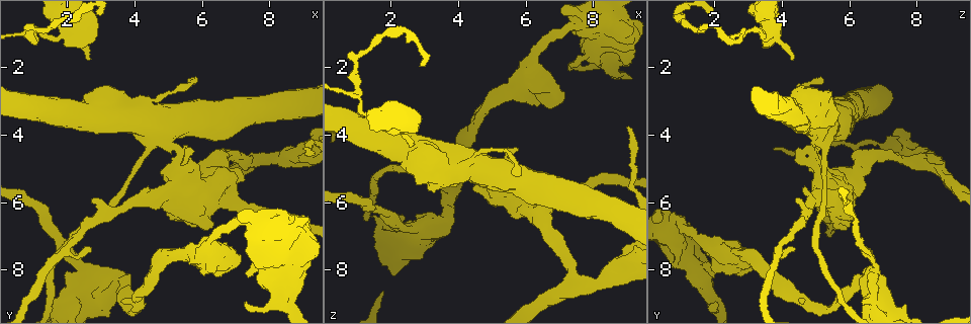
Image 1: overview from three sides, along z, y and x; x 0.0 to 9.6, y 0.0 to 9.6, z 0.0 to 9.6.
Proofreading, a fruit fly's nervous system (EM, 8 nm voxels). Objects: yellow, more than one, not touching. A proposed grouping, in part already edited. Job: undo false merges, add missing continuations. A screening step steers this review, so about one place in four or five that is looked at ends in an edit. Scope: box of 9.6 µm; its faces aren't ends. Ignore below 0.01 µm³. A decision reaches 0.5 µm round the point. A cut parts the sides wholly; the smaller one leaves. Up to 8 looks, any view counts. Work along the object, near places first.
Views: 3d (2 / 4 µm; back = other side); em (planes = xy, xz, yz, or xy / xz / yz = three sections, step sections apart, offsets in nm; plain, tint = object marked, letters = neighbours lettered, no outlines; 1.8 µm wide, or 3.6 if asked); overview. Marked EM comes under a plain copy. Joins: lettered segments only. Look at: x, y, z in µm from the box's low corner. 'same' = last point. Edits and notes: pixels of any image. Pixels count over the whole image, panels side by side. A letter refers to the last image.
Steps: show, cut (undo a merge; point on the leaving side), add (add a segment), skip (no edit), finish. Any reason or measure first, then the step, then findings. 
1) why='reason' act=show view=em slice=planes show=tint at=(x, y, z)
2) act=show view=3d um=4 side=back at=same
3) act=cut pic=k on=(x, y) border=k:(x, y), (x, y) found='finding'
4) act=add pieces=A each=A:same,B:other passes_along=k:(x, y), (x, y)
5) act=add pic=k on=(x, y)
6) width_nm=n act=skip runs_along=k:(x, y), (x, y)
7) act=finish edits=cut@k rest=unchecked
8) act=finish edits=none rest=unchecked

why='thick turns thin' act=show view=em um=3.6 slice=xz step=8 show=letters at=(4.45, 3.05, 4.60)

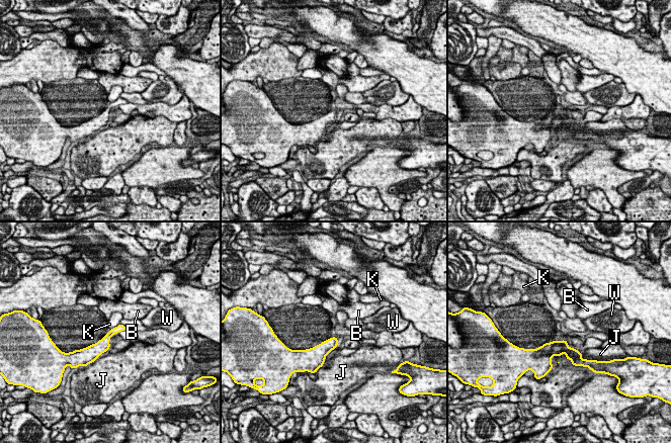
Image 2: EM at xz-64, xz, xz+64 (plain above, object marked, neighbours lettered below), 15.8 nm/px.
longest_contact=J:220nm act=cut pic=2 on=(560, 348) each=B:other,J:other,K:other,W:other part_leaving=2:(539, 353), (568, 350), (579, 356) found='a second cell is stuck on'

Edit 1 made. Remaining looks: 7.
act=show view=overview

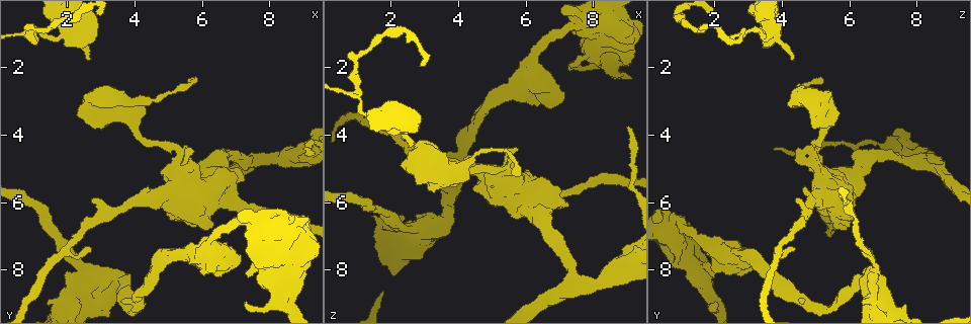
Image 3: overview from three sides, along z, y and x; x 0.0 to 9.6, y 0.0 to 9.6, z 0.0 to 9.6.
why='thick turns thin' act=show view=3d um=4 at=(5.55, 7.55, 2.85)

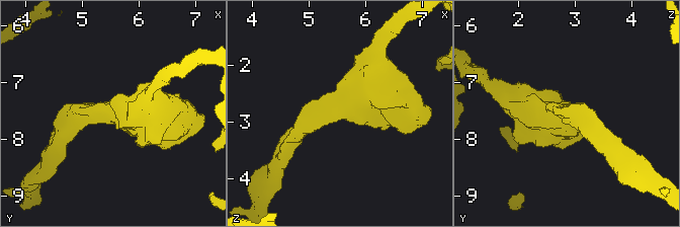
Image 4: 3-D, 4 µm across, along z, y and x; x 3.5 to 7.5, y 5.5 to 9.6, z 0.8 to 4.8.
arm_widths_nm=300,600 act=show view=em um=3.6 slice=planes show=letters at=(5.60, 7.55, 2.80)

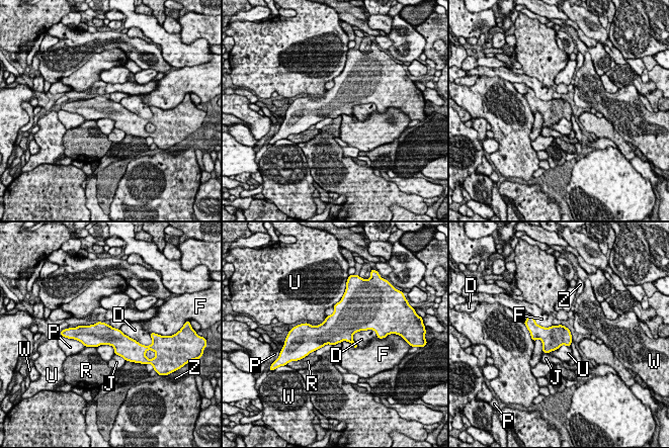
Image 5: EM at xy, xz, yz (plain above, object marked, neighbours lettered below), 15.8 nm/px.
longest_contact=F:480nm act=skip each=D:other,F:other,J:other,P:other,R:other,U:other,W:other,Z:other border=5:(532, 316), (545, 327), (561, 325) found='one cell here'

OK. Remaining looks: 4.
why='branch stops here' act=show view=3d um=4 at=(3.65, 9.00, 4.65)

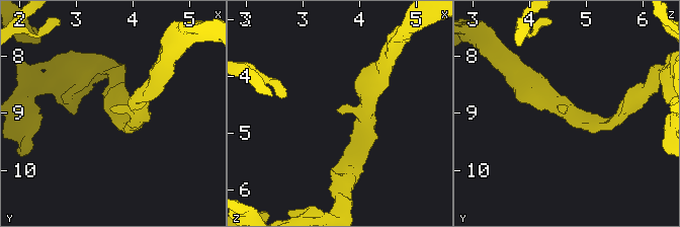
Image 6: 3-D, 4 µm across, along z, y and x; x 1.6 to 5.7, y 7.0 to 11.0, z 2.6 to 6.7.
arm_widths_nm=200,240 act=show view=em slice=planes show=letters at=(3.65, 8.95, 4.65)

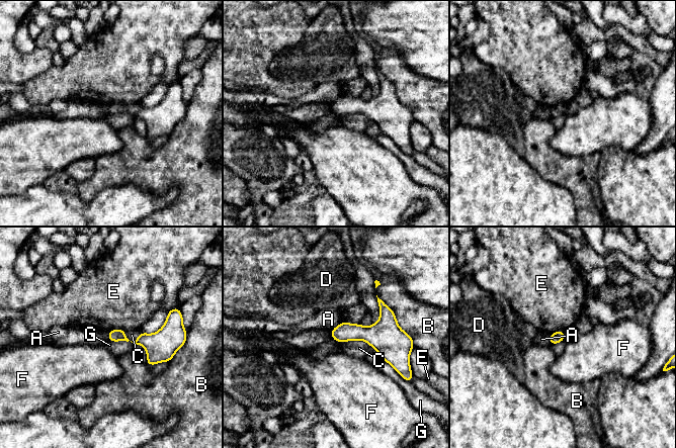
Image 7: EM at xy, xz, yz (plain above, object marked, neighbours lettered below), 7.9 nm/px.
longest_contact=B:400nm act=skip each=A:other,B:other,C:other,D:other,E:other,F:other,G:other border=7:(108, 340), (131, 341), (135, 345) found='no lettered segment goes on from it'

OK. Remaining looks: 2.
act=finish edits=cut@2 rest=unchecked

